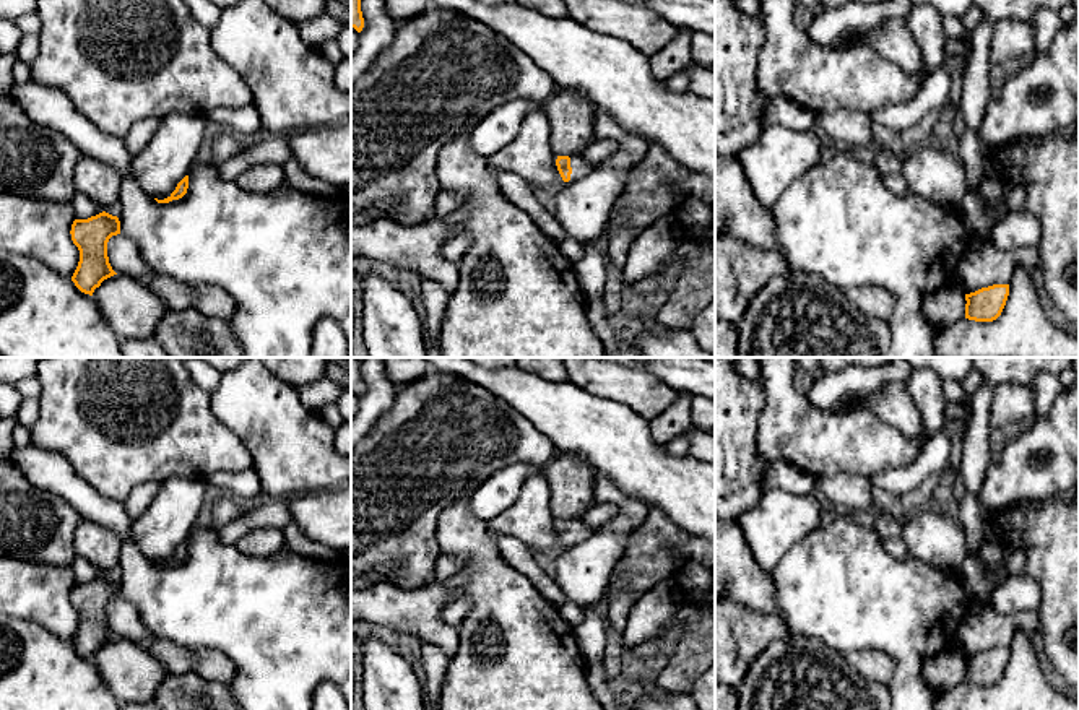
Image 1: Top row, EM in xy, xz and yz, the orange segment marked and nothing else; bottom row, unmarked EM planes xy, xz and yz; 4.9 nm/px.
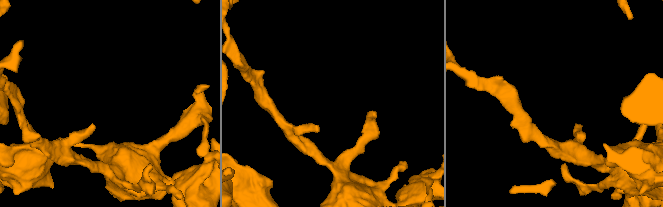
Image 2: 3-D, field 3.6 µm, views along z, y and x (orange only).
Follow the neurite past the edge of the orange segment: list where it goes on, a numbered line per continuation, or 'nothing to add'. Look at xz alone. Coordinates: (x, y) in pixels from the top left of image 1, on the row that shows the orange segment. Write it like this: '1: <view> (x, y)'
1: xz (580, 168)

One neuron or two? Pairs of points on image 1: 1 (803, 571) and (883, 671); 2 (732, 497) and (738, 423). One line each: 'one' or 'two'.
1: two
2: one

